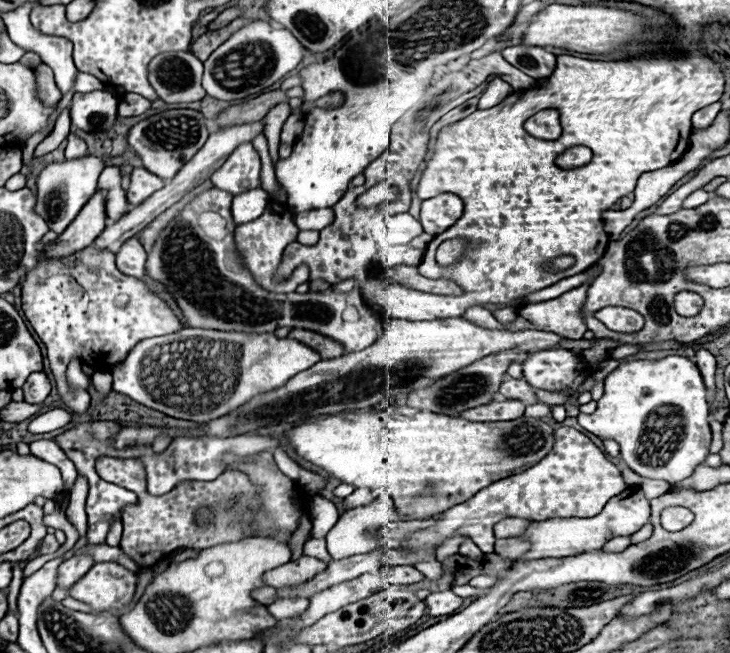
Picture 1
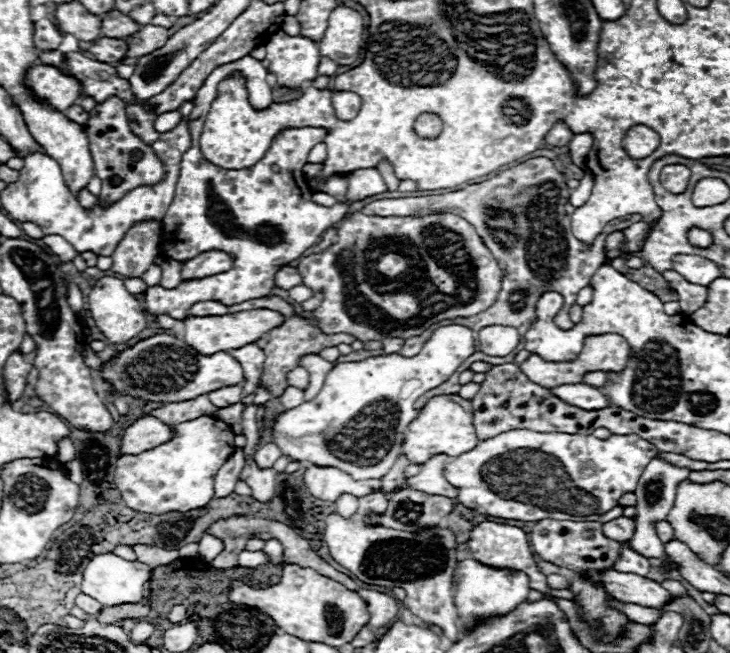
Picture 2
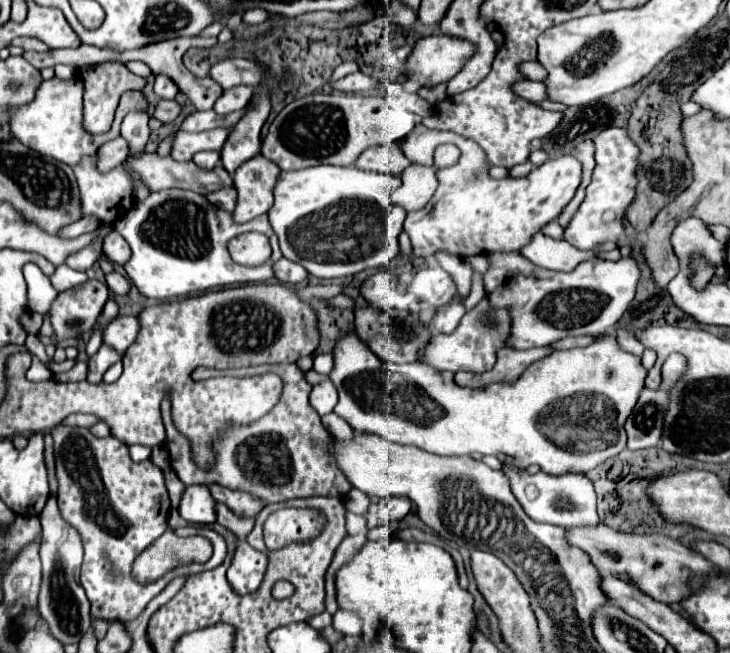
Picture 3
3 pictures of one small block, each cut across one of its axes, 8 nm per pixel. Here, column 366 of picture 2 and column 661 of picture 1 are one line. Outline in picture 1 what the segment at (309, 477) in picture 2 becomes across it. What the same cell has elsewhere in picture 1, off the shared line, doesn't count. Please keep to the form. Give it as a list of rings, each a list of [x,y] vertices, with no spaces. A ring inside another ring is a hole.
[[[646,478],[646,480],[640,484],[640,488],[642,488],[644,494],[648,496],[648,500],[652,500],[652,498],[662,496],[664,492],[668,492],[668,490],[670,490],[670,484],[664,482],[664,480],[648,480],[648,478]]]

